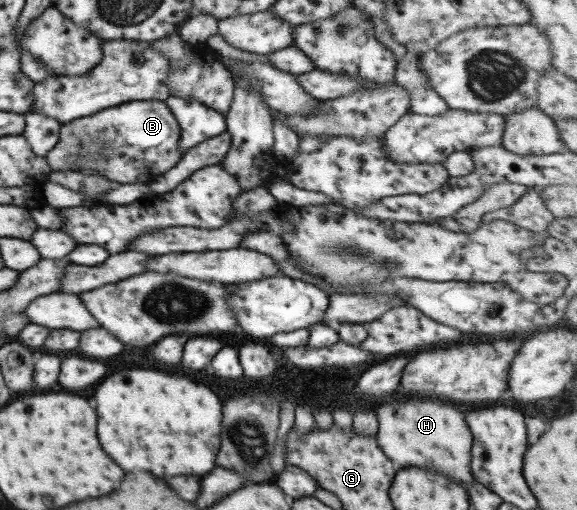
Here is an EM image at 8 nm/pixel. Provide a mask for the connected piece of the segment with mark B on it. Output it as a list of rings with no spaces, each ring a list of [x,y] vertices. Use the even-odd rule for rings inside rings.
[[[159,100],[131,101],[111,110],[99,110],[99,114],[91,114],[89,118],[61,124],[58,132],[59,140],[45,158],[53,170],[73,170],[82,153],[85,158],[82,166],[97,170],[115,185],[142,179],[141,172],[134,166],[135,160],[144,162],[141,168],[157,166],[159,172],[165,172],[175,166],[183,154],[178,148],[180,130],[177,122],[164,101]]]

